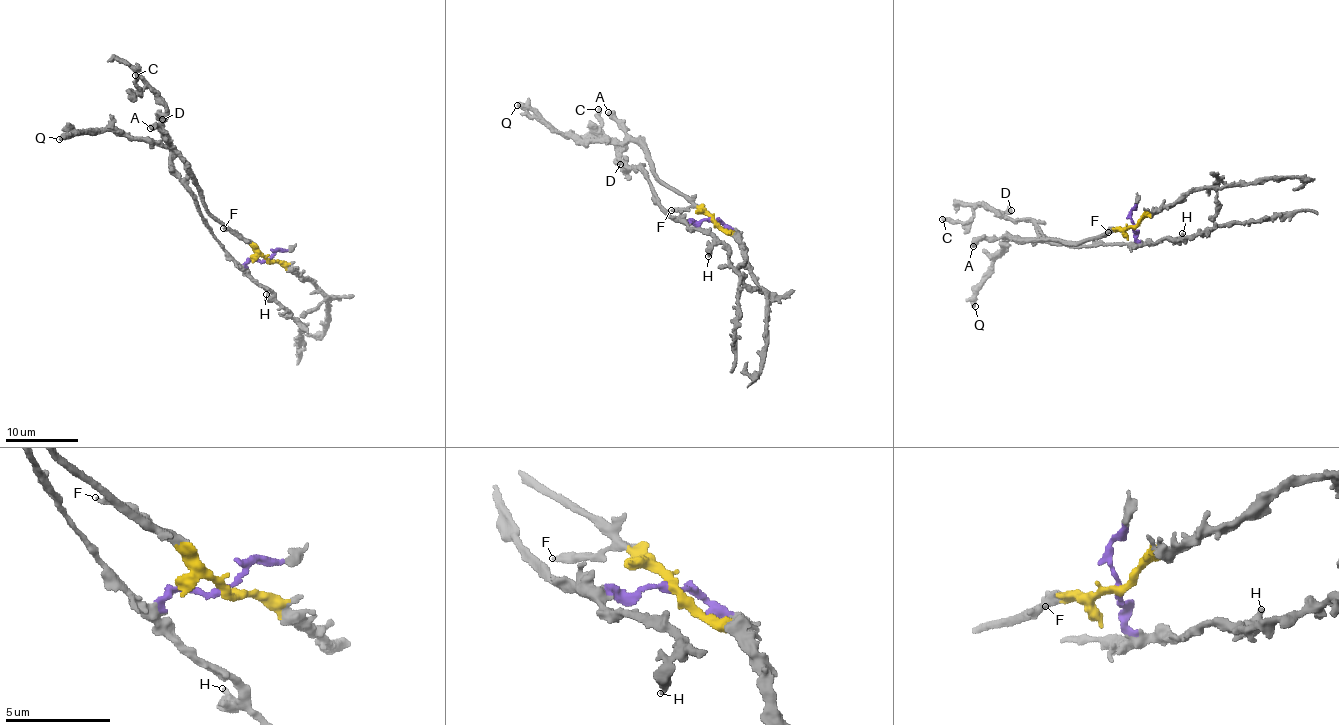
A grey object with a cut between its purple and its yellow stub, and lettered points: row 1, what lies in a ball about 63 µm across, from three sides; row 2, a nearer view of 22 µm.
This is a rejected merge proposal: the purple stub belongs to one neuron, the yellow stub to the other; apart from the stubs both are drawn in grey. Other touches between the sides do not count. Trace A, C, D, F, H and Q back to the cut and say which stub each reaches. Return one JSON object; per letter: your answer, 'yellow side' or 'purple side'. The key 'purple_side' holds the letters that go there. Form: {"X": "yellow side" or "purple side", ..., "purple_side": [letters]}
{"A": "yellow side", "C": "purple side", "D": "purple side", "F": "yellow side", "H": "purple side", "Q": "yellow side", "purple_side": ["C", "D", "H"]}

